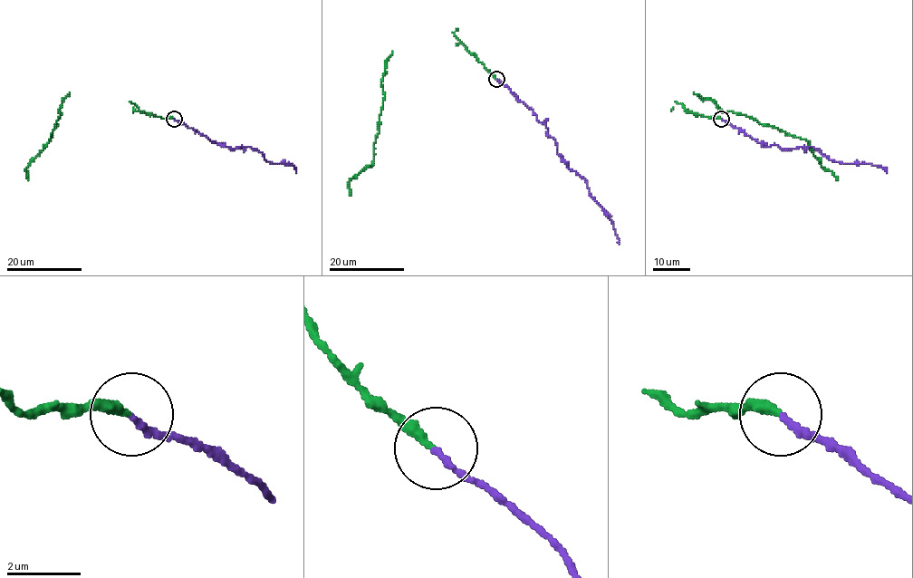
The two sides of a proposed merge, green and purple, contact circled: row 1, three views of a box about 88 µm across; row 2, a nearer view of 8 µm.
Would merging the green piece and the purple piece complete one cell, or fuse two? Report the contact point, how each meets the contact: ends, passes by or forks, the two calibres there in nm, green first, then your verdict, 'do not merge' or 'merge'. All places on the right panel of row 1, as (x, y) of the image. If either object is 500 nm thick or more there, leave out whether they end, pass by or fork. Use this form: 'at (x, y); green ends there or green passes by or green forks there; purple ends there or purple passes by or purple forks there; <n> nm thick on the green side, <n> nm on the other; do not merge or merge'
at (721, 119); green ends there; purple ends there; 260 nm thick on the green side, 180 nm on the other; do not merge

